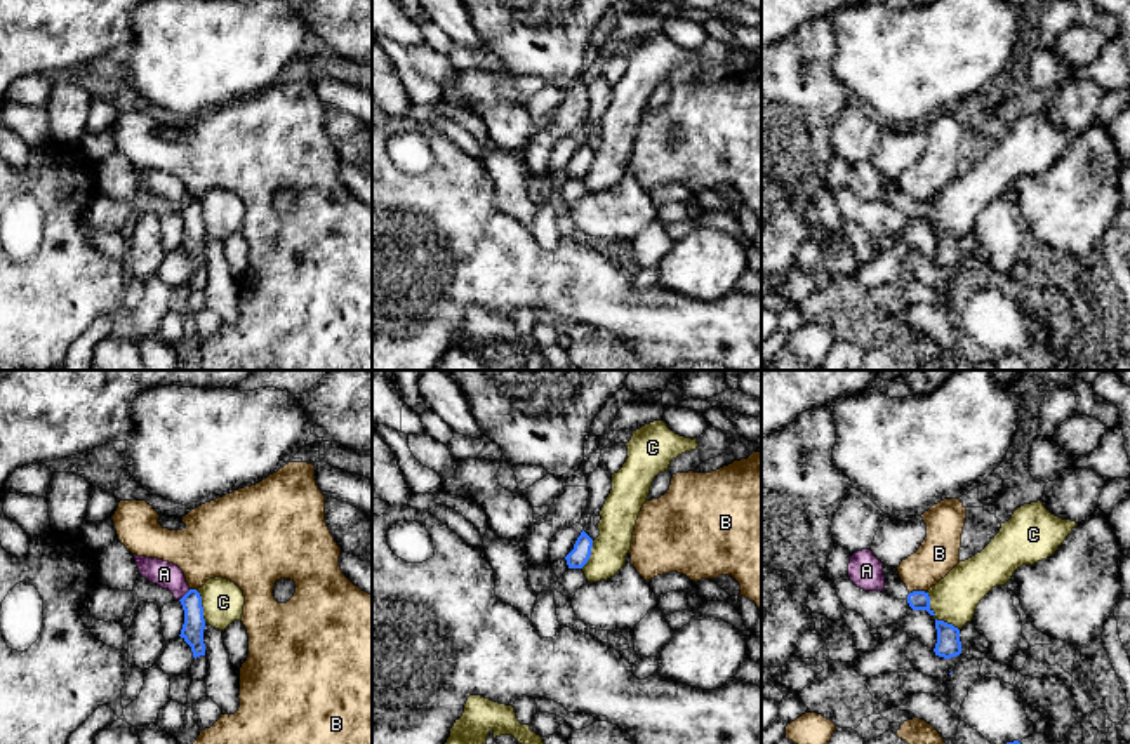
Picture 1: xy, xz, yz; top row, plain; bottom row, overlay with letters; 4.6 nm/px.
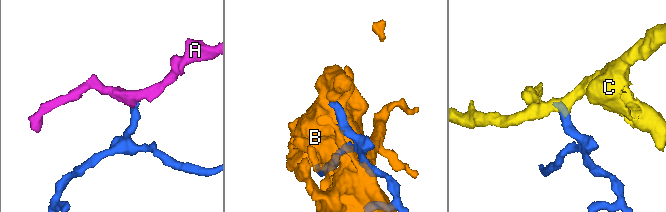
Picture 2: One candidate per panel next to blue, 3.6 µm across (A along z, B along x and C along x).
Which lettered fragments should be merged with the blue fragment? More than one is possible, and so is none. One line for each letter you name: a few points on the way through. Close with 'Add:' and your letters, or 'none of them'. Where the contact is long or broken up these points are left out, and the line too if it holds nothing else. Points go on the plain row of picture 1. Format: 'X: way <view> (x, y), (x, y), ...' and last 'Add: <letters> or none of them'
Add: none of them

